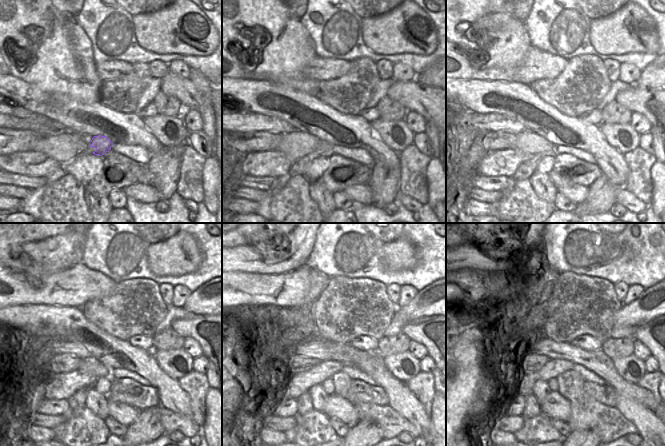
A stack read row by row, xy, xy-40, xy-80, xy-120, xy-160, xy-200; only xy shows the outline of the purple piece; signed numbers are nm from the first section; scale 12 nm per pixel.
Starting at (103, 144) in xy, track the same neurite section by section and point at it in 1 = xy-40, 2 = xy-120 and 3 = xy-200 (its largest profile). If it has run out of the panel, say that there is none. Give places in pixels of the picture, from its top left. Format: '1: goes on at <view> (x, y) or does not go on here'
1: goes on at xy-40 (299, 167)
2: goes on at xy-120 (77, 400)
3: goes on at xy-200 (532, 409)

